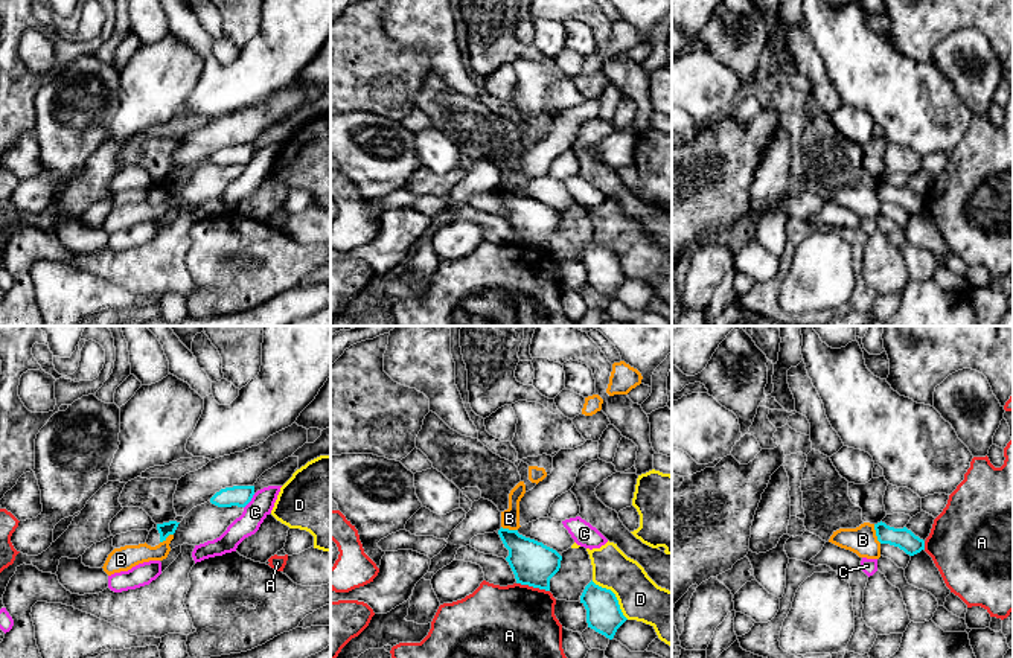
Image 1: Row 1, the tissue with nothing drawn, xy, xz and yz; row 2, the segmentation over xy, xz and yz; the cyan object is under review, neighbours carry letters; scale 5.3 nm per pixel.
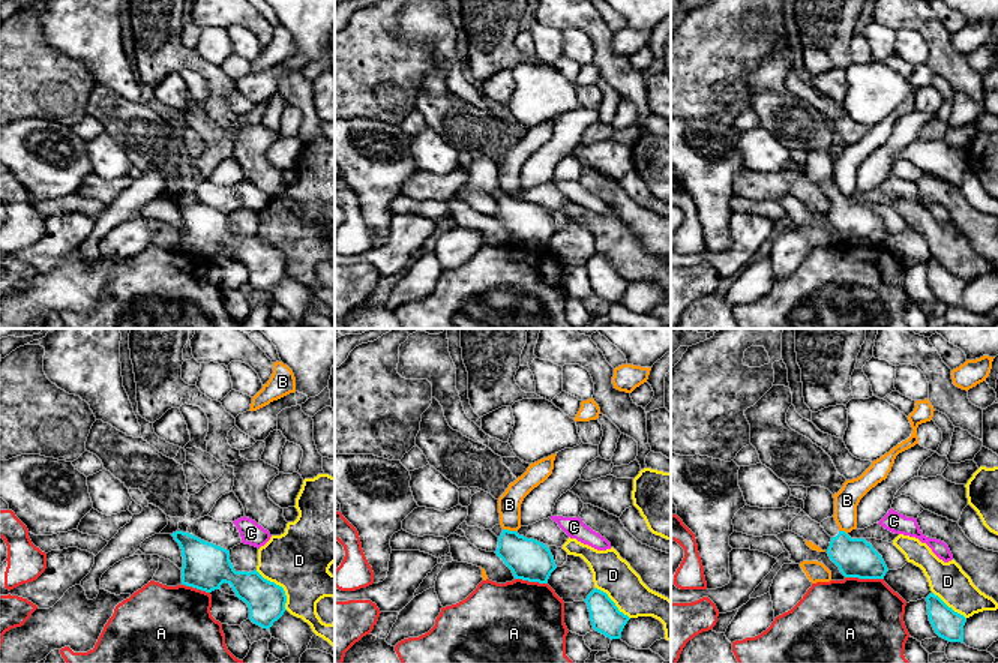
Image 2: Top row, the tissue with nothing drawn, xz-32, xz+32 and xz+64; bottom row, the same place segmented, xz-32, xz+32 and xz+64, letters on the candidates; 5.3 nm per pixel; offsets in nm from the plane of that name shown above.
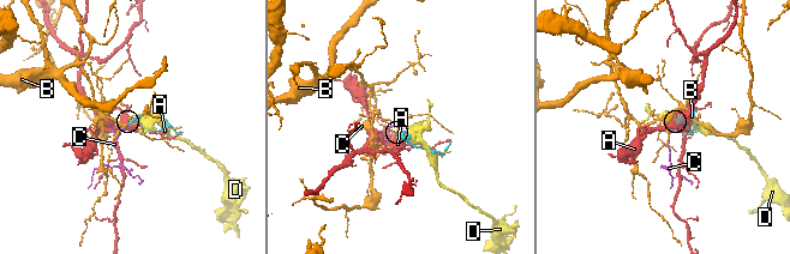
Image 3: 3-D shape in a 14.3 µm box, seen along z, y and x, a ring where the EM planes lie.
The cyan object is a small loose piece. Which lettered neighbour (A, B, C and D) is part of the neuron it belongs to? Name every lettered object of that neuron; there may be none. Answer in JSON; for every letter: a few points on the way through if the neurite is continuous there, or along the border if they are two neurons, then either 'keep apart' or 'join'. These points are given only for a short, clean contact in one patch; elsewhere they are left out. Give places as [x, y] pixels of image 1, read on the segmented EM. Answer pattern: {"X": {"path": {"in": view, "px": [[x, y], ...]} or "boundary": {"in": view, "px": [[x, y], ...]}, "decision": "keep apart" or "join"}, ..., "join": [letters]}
{"A": {"decision": "keep apart"}, "B": {"boundary": {"in": "yz", "px": [[873, 524], [875, 535], [881, 543]]}, "decision": "keep apart"}, "C": {"boundary": {"in": "xy", "px": [[255, 494], [244, 507]]}, "decision": "keep apart"}, "D": {"decision": "keep apart"}, "join": []}

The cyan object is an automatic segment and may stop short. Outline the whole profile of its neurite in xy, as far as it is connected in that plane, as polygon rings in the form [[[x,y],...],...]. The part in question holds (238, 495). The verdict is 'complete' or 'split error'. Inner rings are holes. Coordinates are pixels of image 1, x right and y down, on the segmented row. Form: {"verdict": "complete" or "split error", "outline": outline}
{"verdict": "complete", "outline": [[[233,486],[216,492],[210,503],[218,507],[245,507],[254,495],[254,486]]]}

